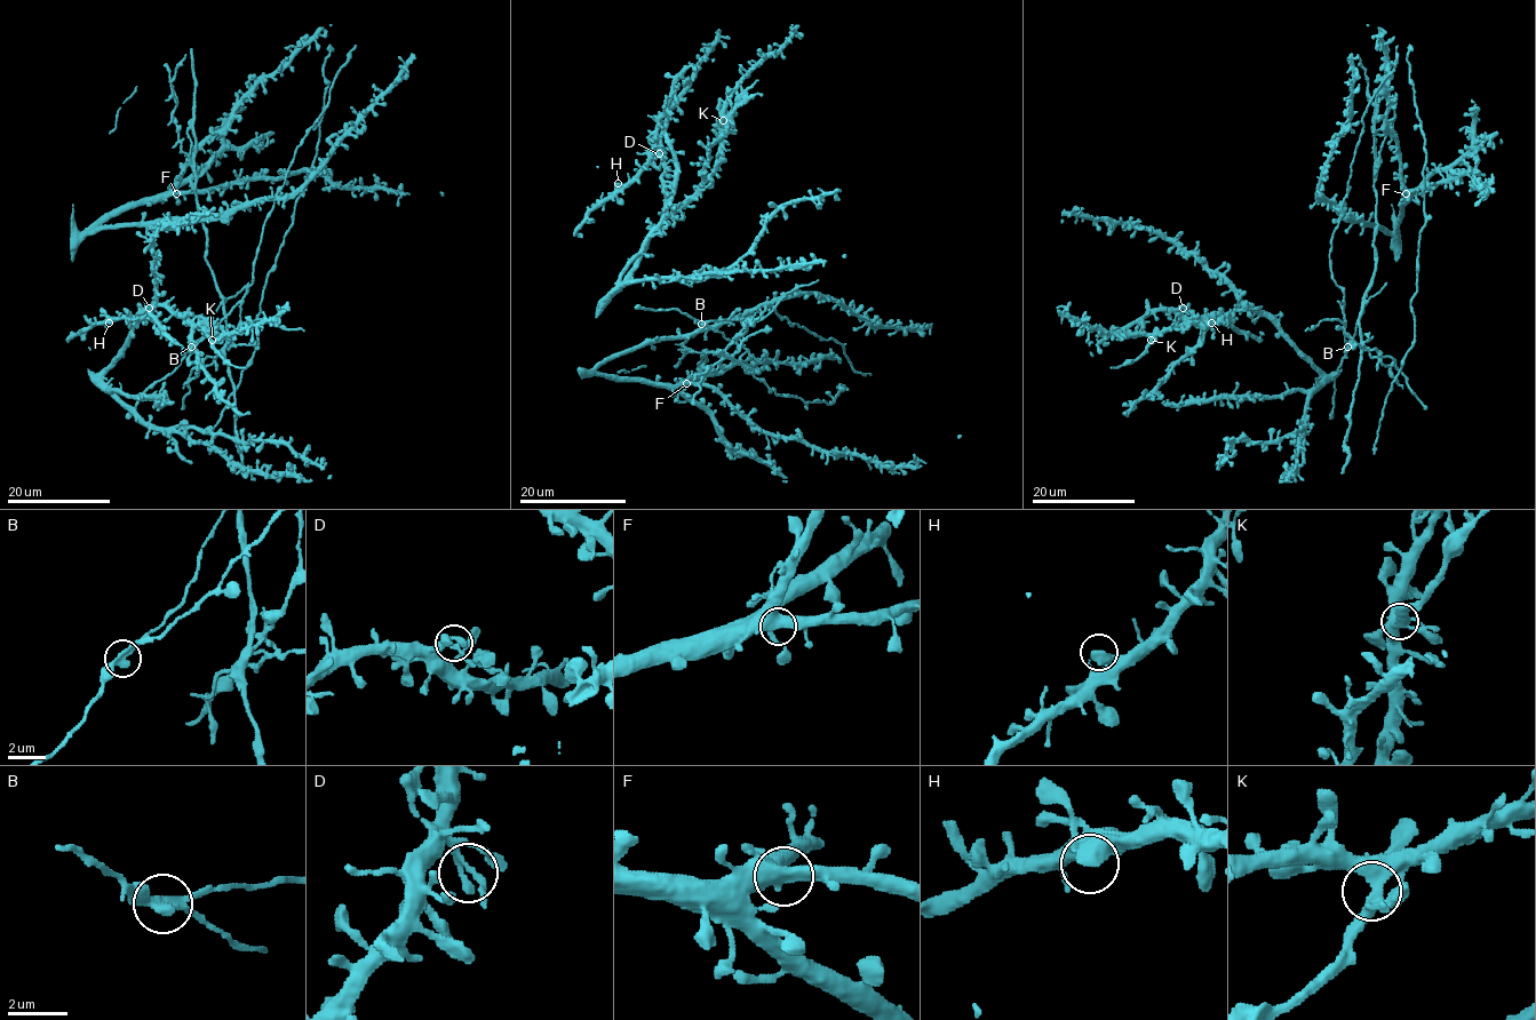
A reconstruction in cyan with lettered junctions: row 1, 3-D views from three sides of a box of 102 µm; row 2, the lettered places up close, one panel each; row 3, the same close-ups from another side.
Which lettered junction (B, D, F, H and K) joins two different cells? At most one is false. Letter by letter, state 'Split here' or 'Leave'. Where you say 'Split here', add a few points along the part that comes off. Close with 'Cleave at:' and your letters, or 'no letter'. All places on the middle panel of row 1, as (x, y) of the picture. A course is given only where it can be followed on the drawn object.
B: Split here
D: Leave
F: Leave
H: Leave
K: Leave
Cleave at: B

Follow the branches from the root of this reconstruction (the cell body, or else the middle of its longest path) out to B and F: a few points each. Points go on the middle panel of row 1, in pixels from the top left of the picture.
B: (740, 332), (732, 341), (721, 332), (701, 324)
F: (740, 332), (723, 351), (713, 355), (706, 350), (701, 356), (706, 374), (690, 379), (686, 383)

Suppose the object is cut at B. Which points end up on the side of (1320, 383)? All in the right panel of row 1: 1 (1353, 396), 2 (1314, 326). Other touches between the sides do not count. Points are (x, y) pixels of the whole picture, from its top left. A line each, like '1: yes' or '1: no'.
1: no
2: no

